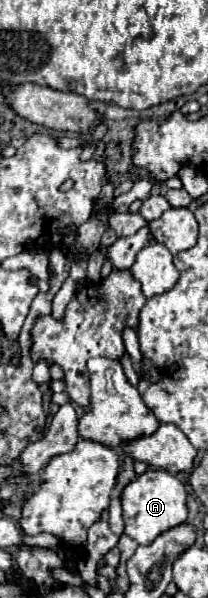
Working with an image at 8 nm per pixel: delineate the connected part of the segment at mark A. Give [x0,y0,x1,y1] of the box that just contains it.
[122,470,188,544]

